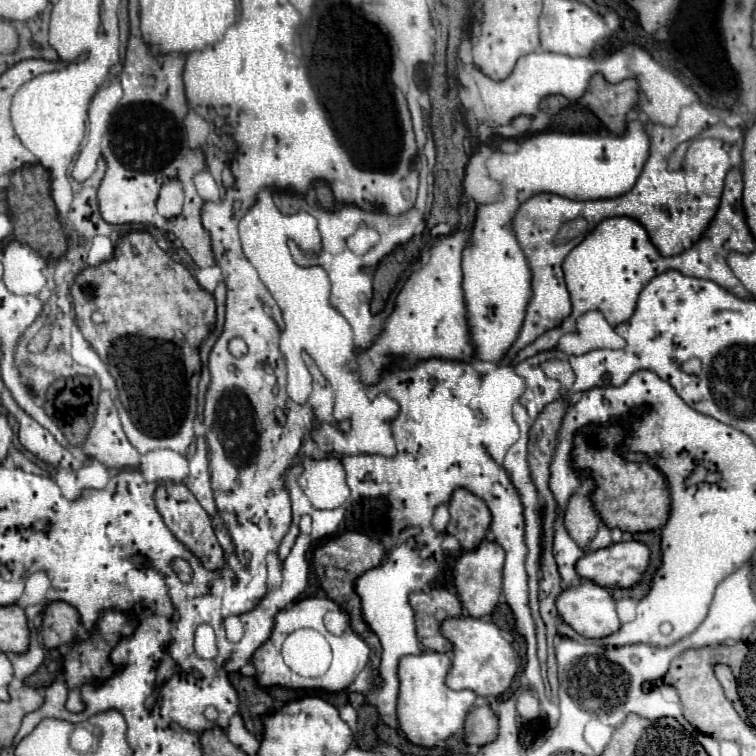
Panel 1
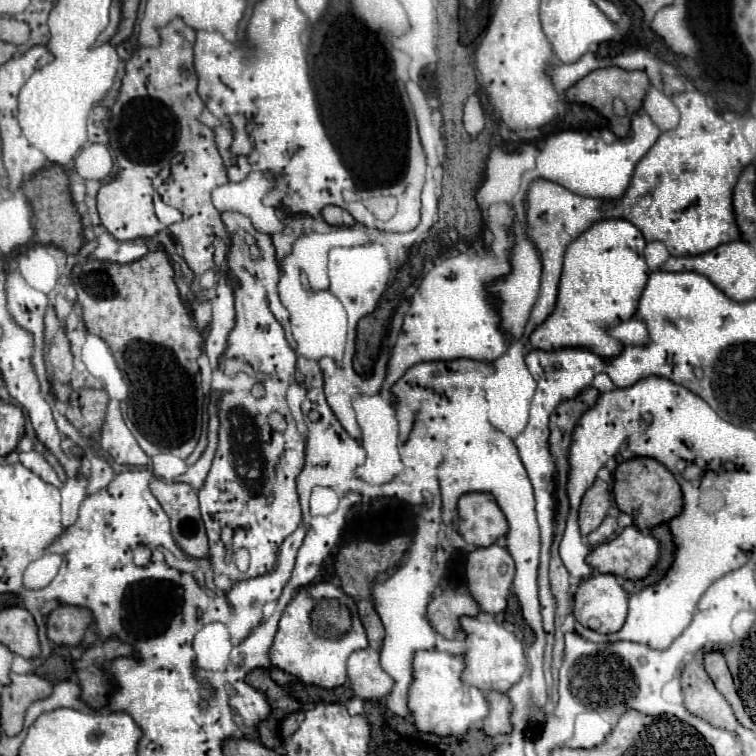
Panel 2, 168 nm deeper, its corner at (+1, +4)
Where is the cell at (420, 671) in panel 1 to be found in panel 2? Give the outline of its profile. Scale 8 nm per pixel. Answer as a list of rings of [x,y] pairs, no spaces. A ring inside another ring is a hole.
[[[435,648],[415,654],[415,680],[409,692],[409,708],[415,718],[417,730],[433,732],[437,736],[463,736],[469,726],[485,720],[485,716],[489,714],[489,702],[479,688],[465,686],[461,682],[463,670],[463,658]]]

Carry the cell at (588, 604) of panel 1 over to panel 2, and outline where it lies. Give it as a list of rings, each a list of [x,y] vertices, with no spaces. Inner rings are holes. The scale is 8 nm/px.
[[[593,574],[575,590],[575,618],[601,634],[621,630],[627,618],[627,592],[613,574]]]

